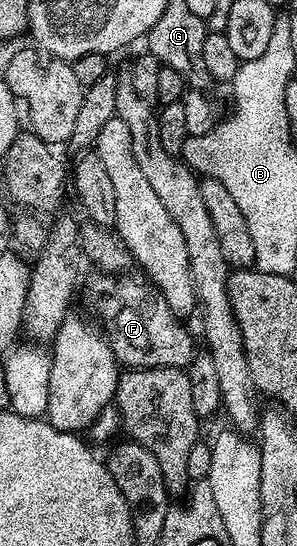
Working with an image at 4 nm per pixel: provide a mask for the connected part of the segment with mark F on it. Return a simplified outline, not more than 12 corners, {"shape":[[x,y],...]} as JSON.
{"shape":[[93,275],[118,365],[188,369],[184,323],[152,284]]}

